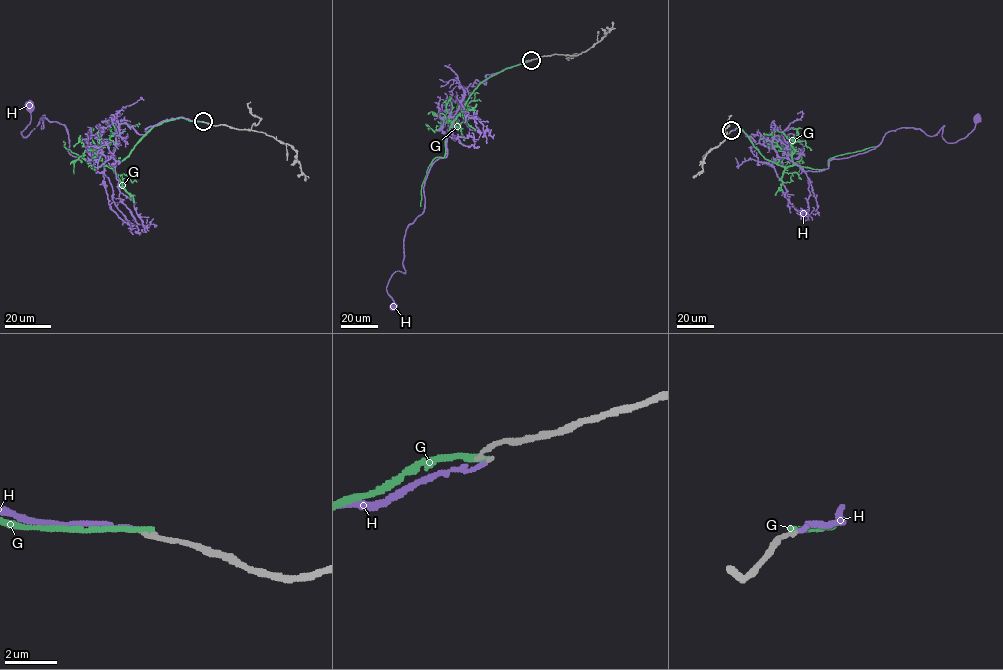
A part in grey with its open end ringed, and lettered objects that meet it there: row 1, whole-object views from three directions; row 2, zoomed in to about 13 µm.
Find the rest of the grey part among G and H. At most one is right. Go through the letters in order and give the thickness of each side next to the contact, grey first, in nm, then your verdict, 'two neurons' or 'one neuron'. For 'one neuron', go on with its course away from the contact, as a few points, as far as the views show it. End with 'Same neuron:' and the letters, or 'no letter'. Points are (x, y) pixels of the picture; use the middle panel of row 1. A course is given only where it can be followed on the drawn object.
G: calibres 180 and 240 nm; two neurons
H: calibres 180 and 150 nm; one neuron; course (531, 60), (464, 88), (446, 156), (432, 164), (424, 210), (406, 230), (406, 271), (386, 287), (394, 305)
Same neuron: H

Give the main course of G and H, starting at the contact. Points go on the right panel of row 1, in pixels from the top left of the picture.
G: (731, 131), (737, 127), (765, 158), (784, 167), (795, 164), (827, 169), (830, 158), (877, 146)
H: (731, 131), (755, 141), (758, 131), (817, 171), (901, 127), (932, 136), (943, 126), (953, 143), (976, 118)

